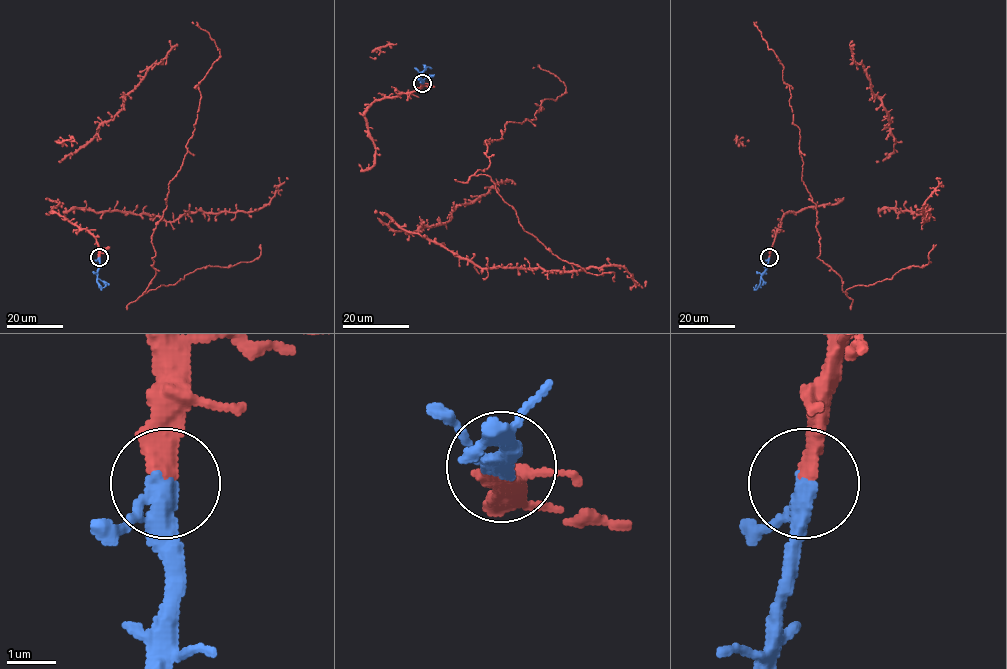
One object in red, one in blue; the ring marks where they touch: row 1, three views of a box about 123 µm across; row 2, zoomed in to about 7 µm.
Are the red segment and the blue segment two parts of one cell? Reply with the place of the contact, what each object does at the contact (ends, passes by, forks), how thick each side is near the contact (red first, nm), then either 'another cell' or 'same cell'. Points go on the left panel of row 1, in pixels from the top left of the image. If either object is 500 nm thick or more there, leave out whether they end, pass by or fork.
(99, 257) | red ends | blue passes by | 420/320 nm | same cell

